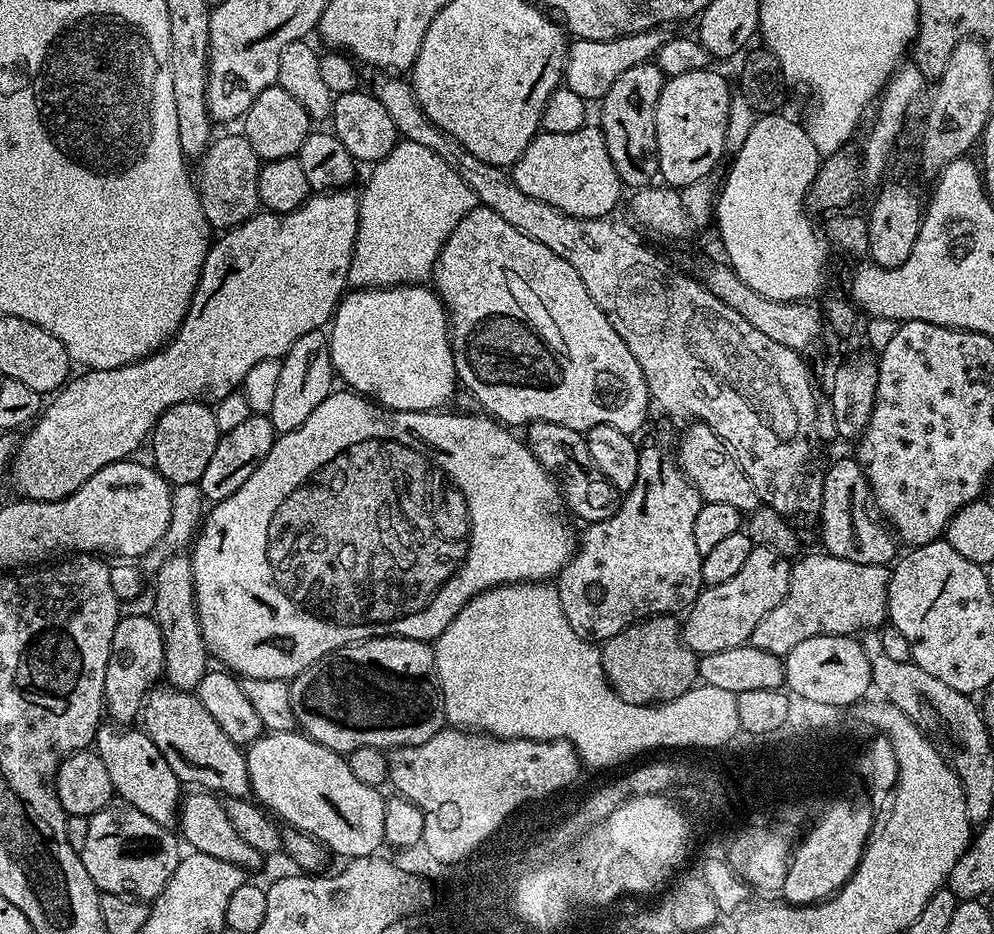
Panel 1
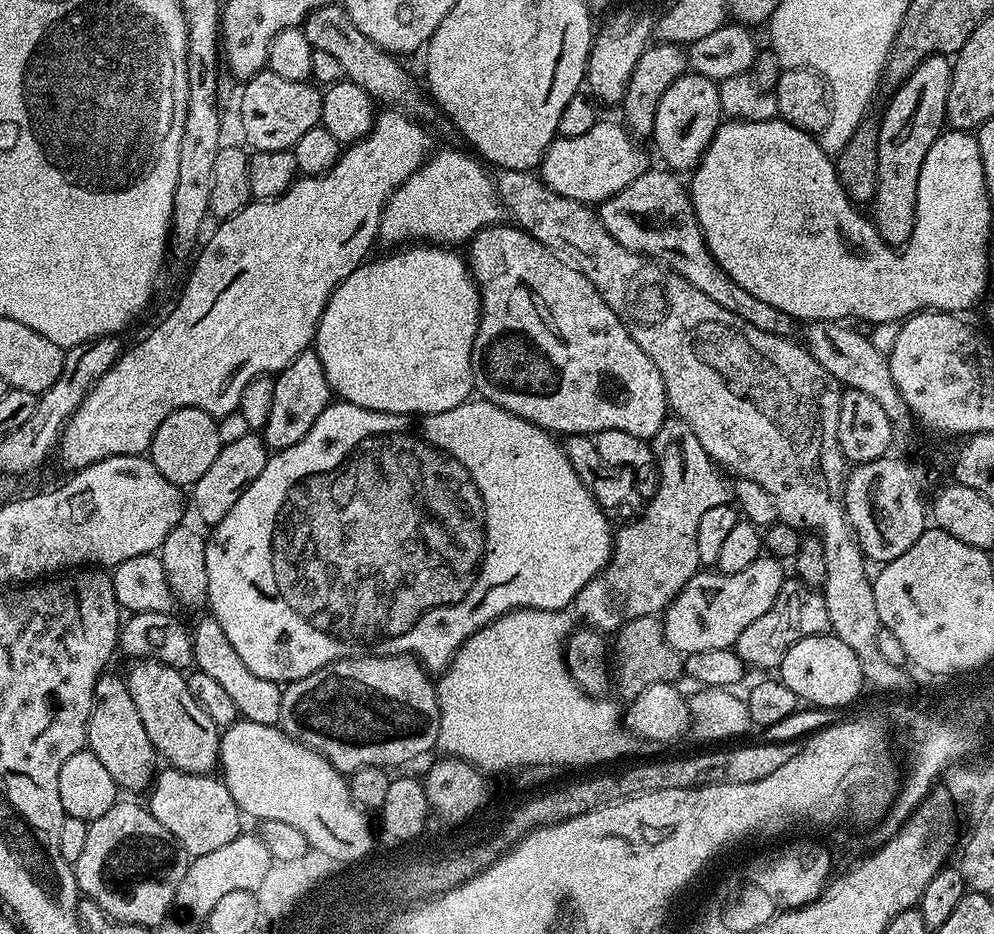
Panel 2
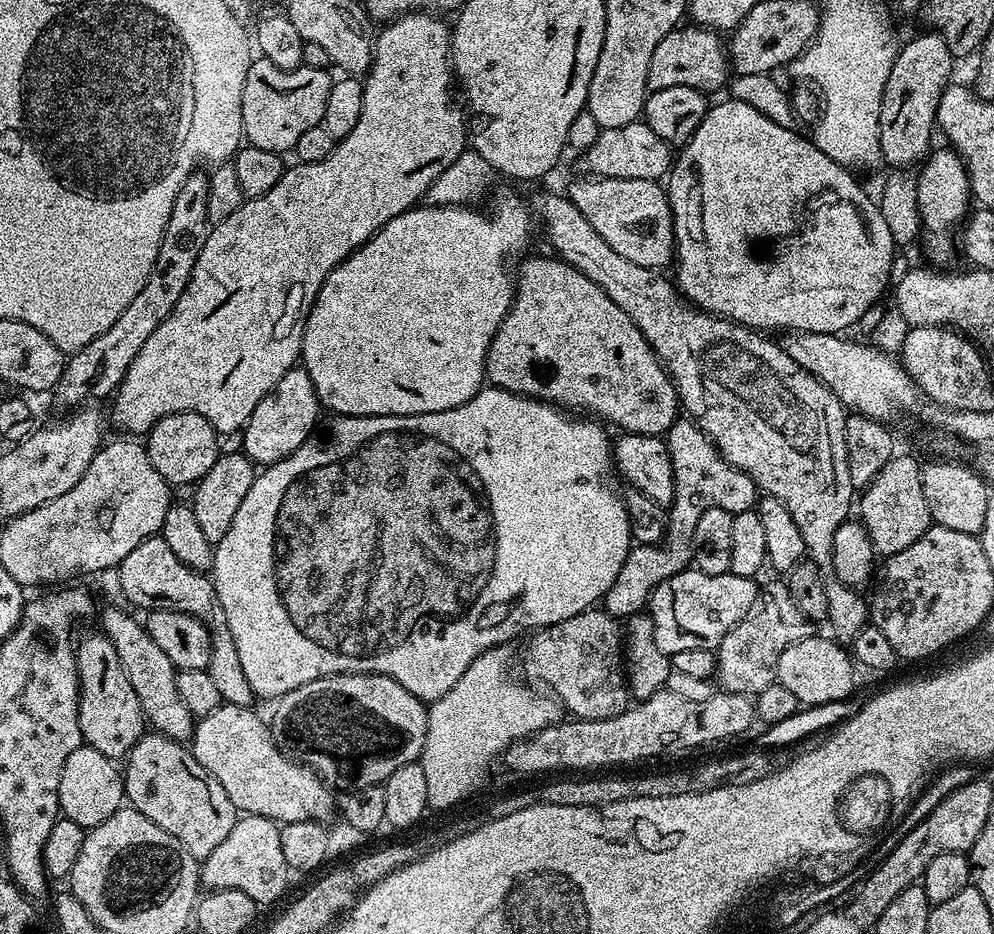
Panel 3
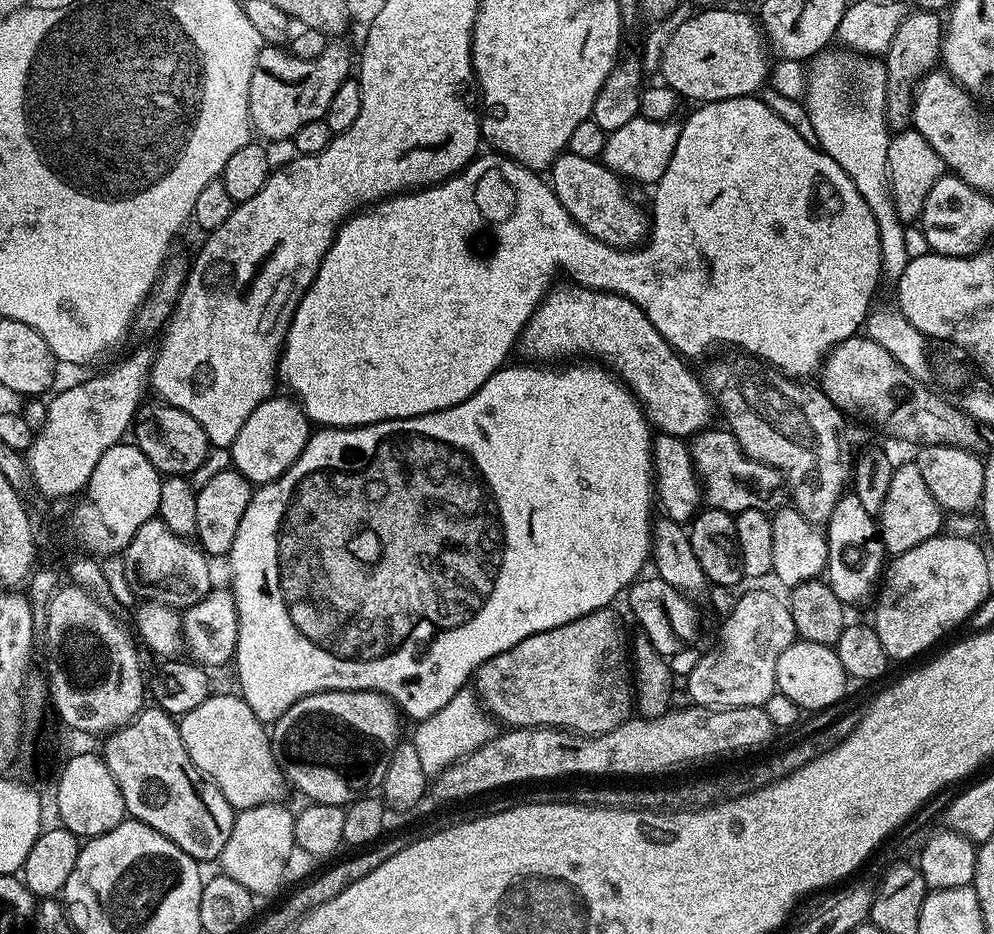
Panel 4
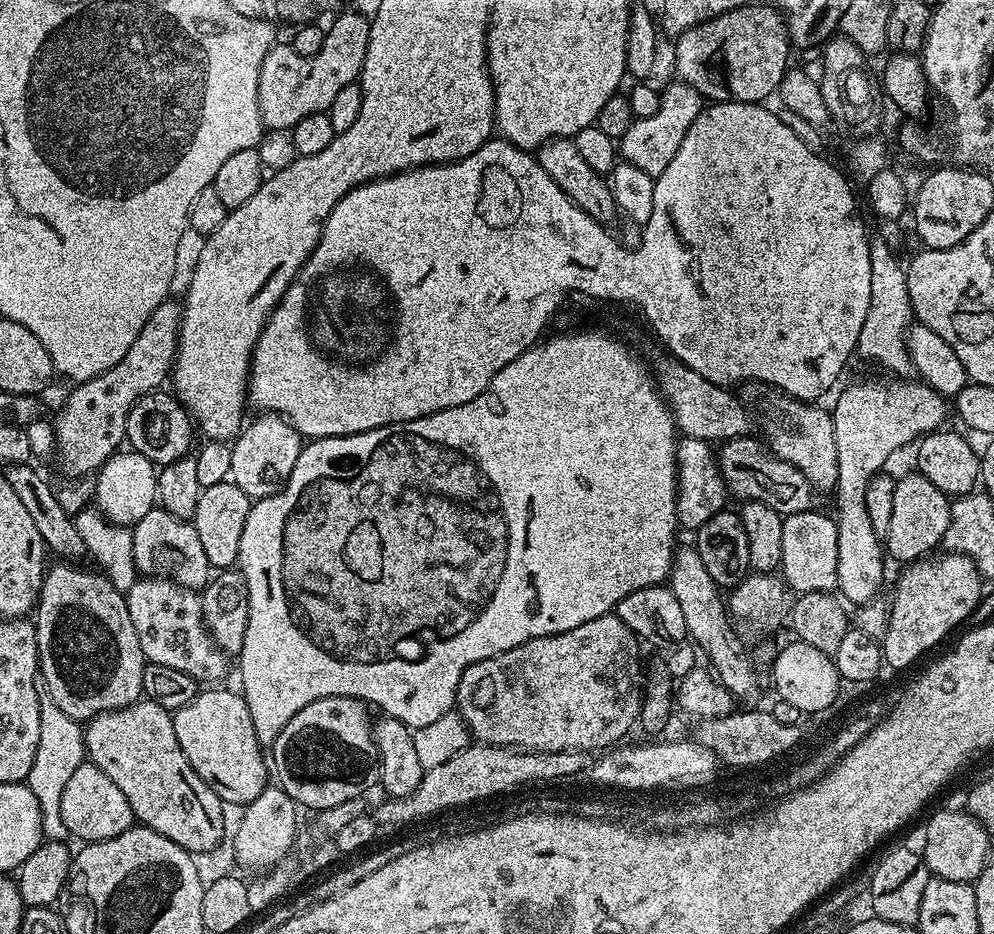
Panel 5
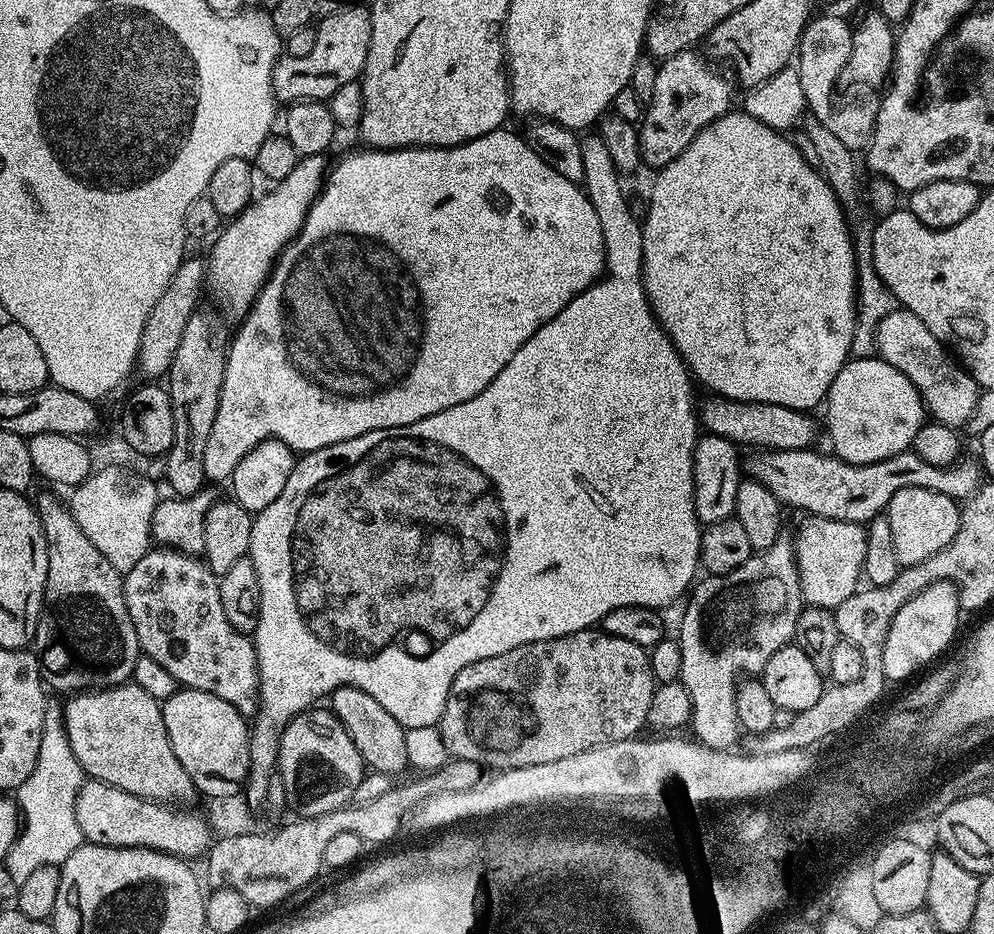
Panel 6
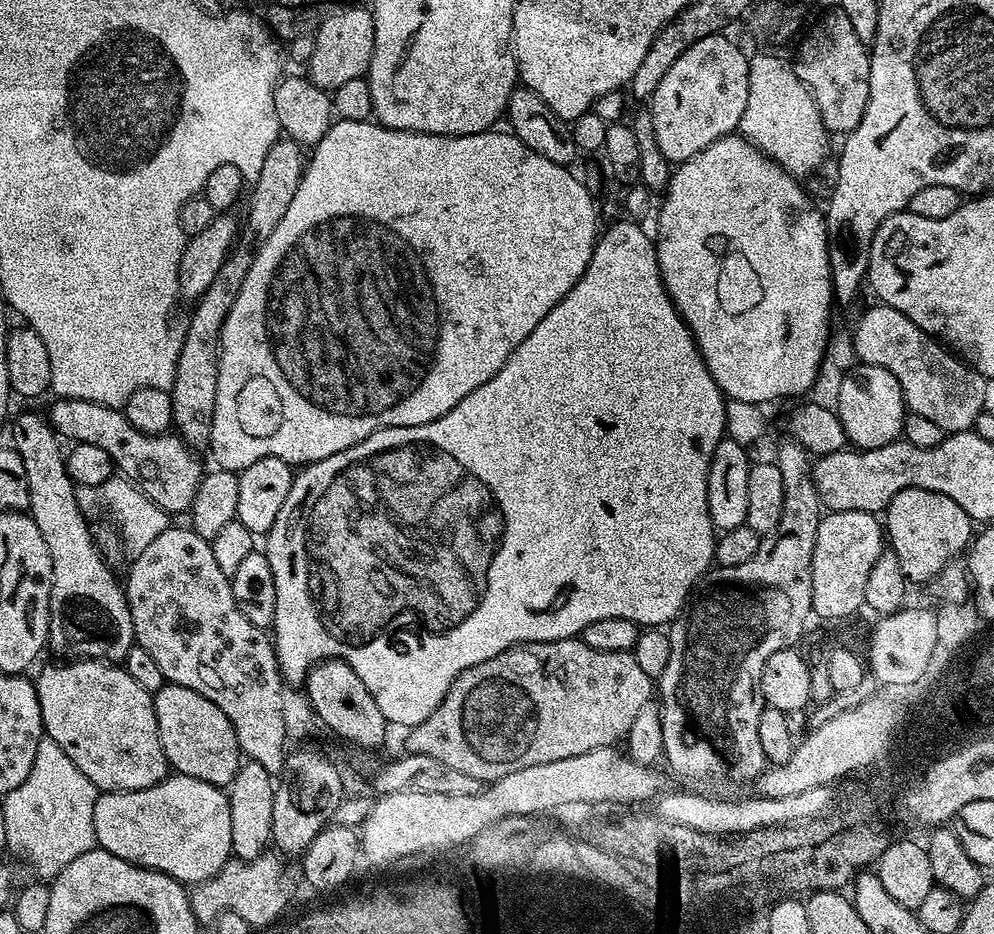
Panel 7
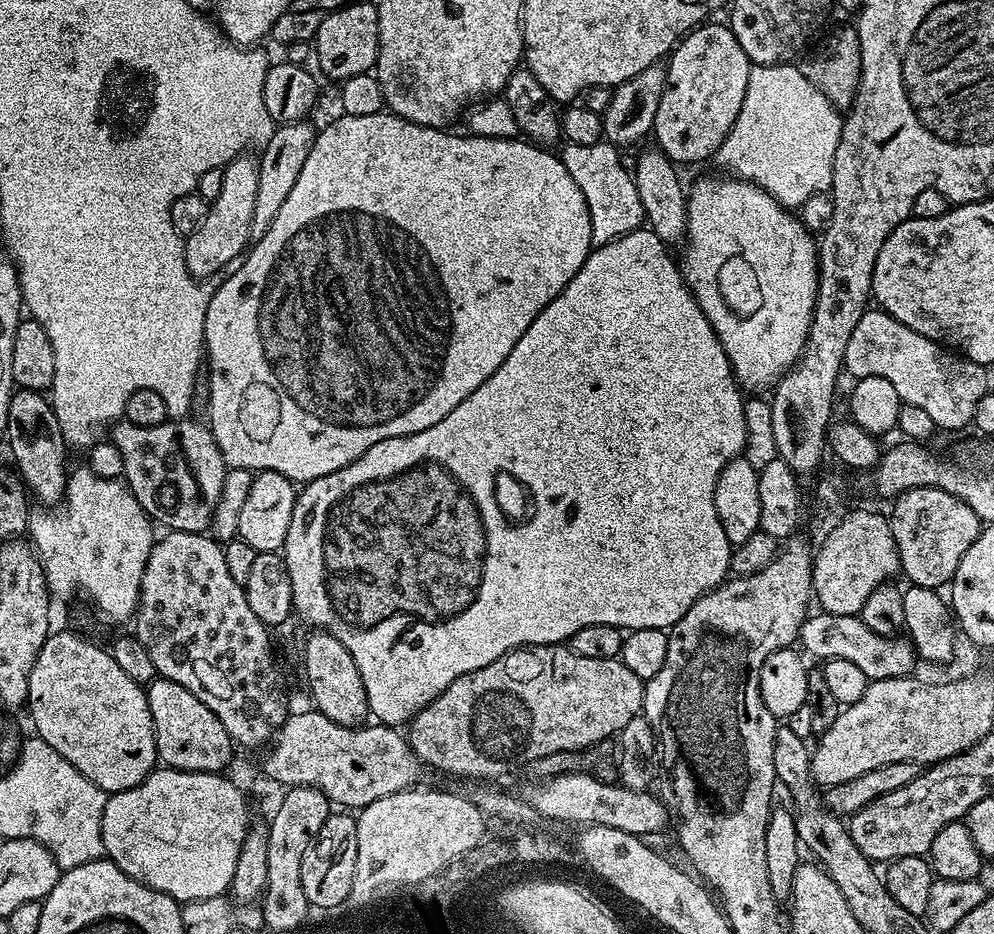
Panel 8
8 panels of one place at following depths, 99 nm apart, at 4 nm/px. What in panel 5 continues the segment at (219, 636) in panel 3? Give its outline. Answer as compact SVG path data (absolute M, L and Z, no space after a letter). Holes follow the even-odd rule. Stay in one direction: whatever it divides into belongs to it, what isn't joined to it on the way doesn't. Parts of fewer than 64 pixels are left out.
M154 506L144 518L131 525L130 531L133 538L134 566L141 577L164 576L197 590L209 583L210 566L206 562L198 530L191 520L183 520L167 512L165 508Z

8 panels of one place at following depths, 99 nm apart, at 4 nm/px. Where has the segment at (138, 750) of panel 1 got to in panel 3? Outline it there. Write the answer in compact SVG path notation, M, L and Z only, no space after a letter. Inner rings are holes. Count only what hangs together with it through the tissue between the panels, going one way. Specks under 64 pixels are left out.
M103 634L88 636L79 641L76 648L76 669L80 679L80 701L78 702L78 722L83 743L89 748L106 754L106 758L120 762L132 751L134 745L145 735L144 711L118 662L118 654L112 641Z

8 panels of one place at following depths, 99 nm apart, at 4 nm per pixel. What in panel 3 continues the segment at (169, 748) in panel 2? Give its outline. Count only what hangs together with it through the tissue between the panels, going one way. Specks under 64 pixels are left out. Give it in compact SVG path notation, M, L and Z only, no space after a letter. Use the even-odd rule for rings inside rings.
M108 606L108 607L110 608L106 609L104 614L100 618L100 622L104 626L104 628L102 628L102 632L103 635L107 636L108 639L112 641L114 650L118 654L118 662L122 662L122 670L126 670L126 678L130 678L130 686L134 686L134 694L138 694L138 702L140 703L140 705L142 706L142 710L144 711L145 721L147 721L147 723L151 725L151 727L153 724L153 726L156 727L153 729L155 729L155 731L159 733L159 735L161 736L168 736L172 740L177 740L179 742L191 741L192 735L194 733L194 717L192 715L192 711L190 711L190 709L186 706L186 702L182 702L182 694L178 694L178 682L176 681L176 674L178 671L177 665L172 664L170 662L170 658L168 657L168 655L162 650L162 646L156 645L154 642L154 638L150 638L147 627L145 627L145 625L141 623L141 621L139 624L139 622L136 621L135 618L132 617L130 613L123 612L122 609L116 608L120 606Z

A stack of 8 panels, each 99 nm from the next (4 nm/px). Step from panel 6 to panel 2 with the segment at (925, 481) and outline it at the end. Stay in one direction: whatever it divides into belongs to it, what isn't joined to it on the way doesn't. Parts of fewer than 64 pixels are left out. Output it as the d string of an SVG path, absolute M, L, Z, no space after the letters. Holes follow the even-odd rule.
M669 415L650 443L658 477L655 489L643 513L615 529L612 559L578 590L574 601L579 623L601 634L615 633L634 618L663 613L686 582L701 571L698 522L702 514L710 506L729 503L734 496L730 484L724 481L725 473L702 450L702 442L698 442L694 430L676 415Z

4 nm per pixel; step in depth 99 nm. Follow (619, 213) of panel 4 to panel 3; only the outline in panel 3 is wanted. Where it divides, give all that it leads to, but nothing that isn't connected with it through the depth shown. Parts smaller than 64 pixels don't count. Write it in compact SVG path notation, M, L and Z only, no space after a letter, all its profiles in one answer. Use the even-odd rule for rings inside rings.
M584 178L566 189L569 200L578 206L586 222L613 250L638 266L664 270L673 263L676 254L676 231L672 221L672 207L663 183L642 178Z

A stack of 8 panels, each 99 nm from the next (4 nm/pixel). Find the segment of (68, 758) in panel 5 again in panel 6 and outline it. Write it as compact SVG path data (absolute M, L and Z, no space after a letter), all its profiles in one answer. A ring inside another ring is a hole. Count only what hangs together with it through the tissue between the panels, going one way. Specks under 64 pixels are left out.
M55 702L49 703L42 730L42 746L38 746L38 762L34 762L34 770L30 770L30 778L26 778L26 782L22 782L22 786L14 792L22 823L19 832L16 833L16 841L10 846L6 858L2 861L2 868L8 871L13 885L18 886L26 882L26 878L41 866L64 864L66 858L70 858L70 854L74 854L74 850L78 850L86 842L82 834L82 826L78 826L76 813L76 799L85 779L78 758L74 758L74 750L70 750L70 738L66 738L61 705Z

